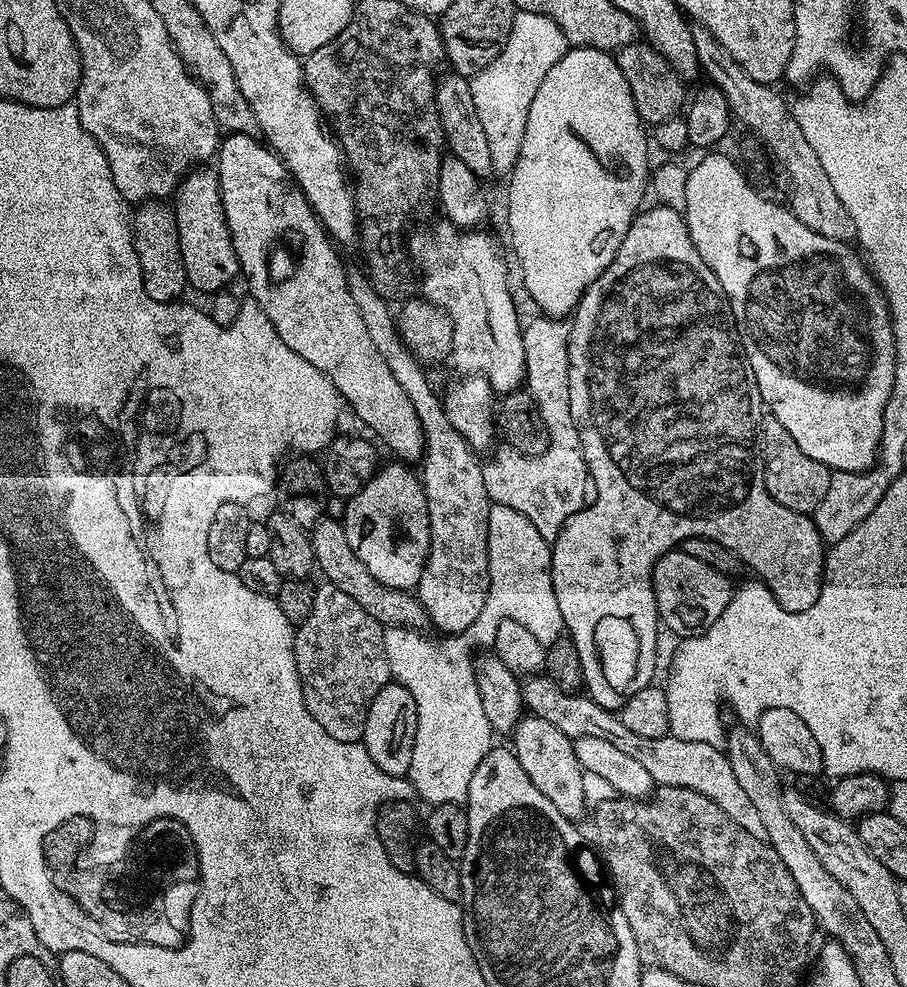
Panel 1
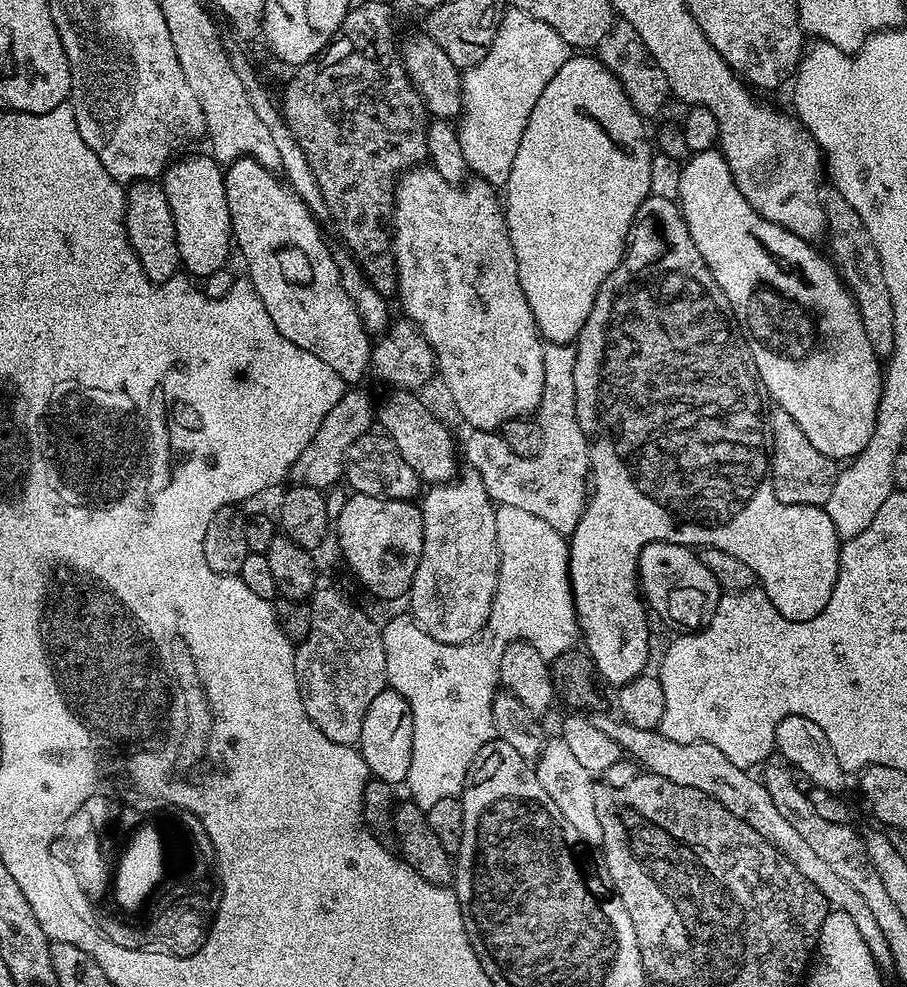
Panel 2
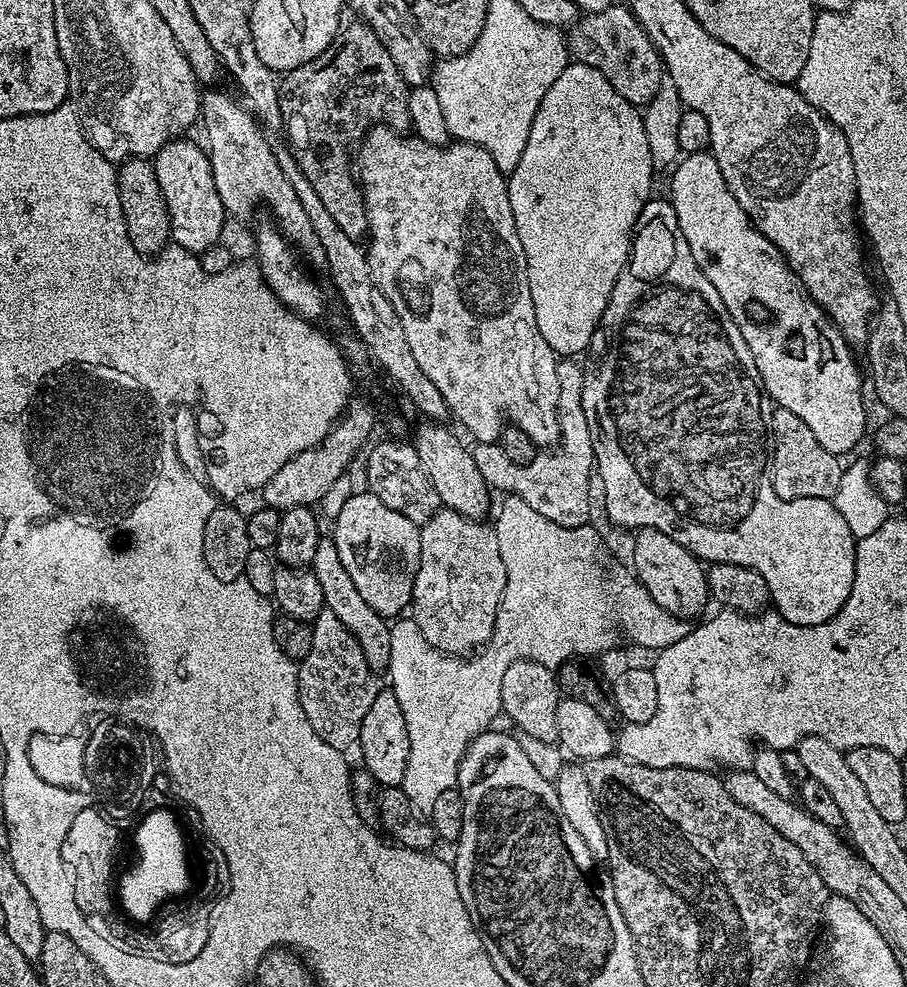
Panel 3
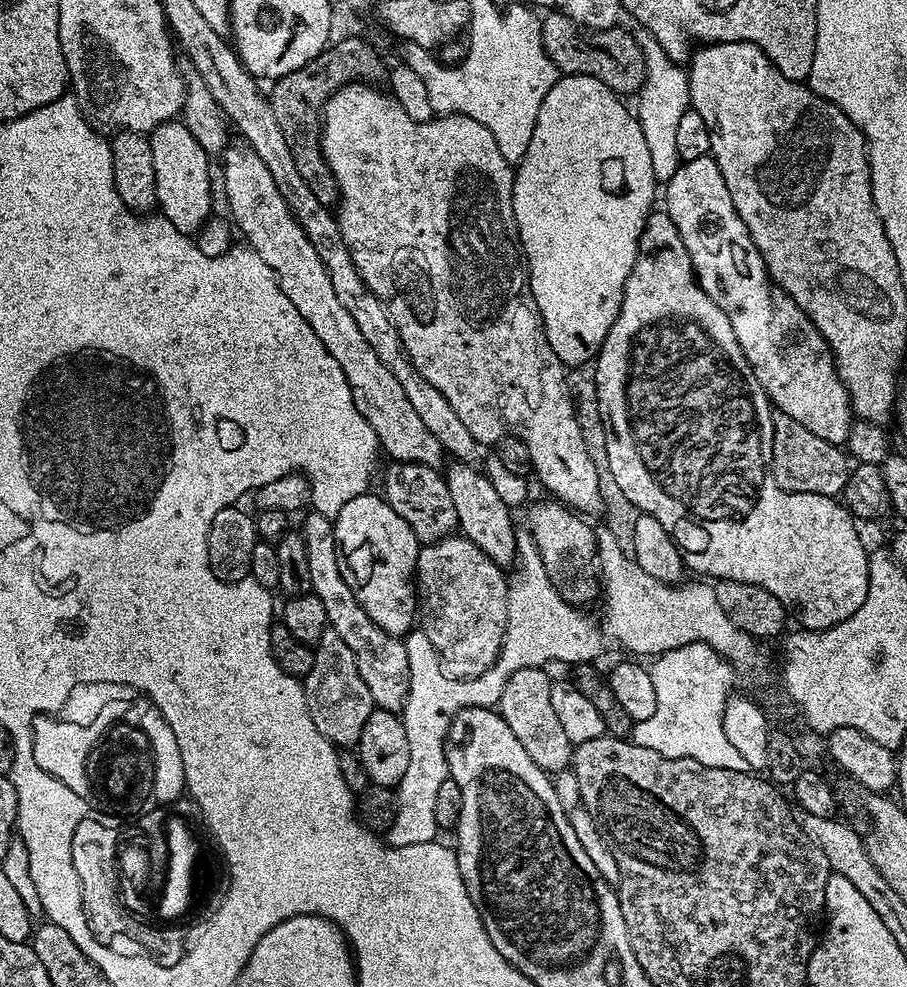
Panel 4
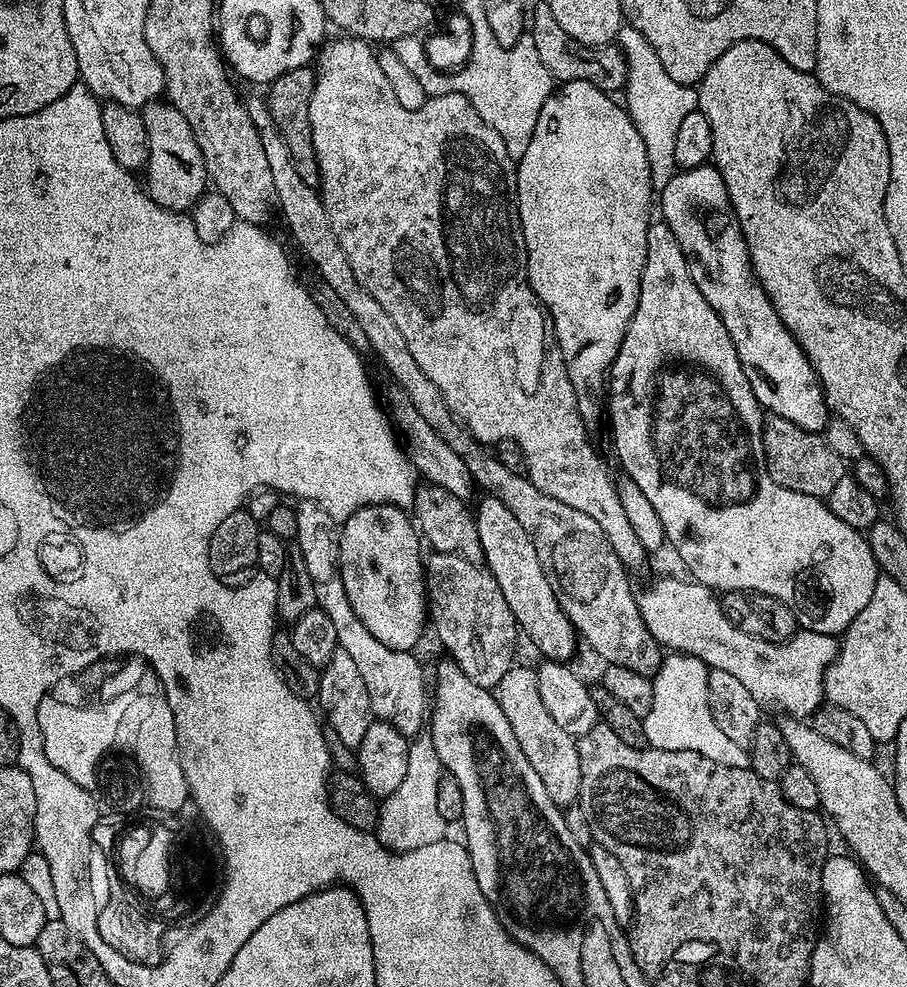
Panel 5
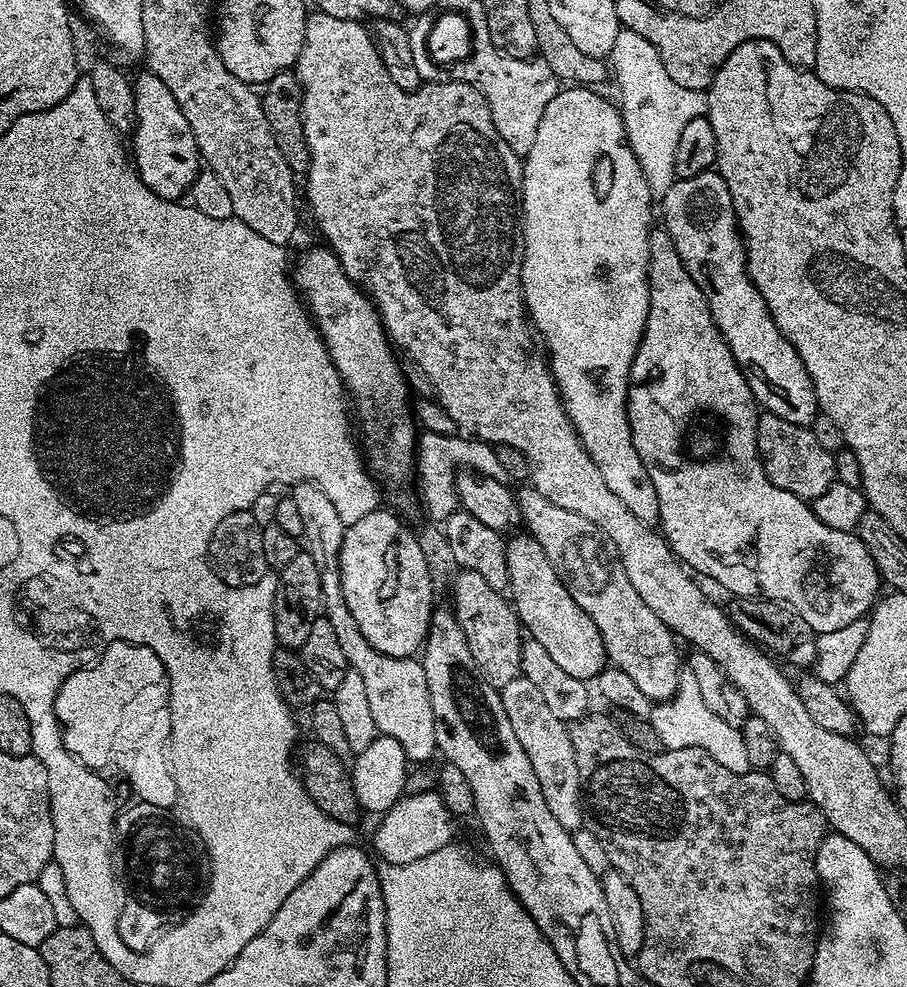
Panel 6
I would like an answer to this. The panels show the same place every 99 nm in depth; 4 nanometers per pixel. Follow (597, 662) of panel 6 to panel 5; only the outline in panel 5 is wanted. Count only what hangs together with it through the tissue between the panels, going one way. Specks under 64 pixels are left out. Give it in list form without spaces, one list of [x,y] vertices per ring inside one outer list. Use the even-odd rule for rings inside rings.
[[[485,495],[483,499],[474,508],[478,542],[482,542],[484,564],[498,582],[498,590],[502,590],[502,598],[506,598],[510,614],[514,614],[517,629],[528,635],[529,642],[541,652],[539,655],[543,659],[571,661],[578,645],[578,633],[560,608],[558,598],[542,570],[542,562],[538,562],[538,550],[534,550],[530,534],[522,530],[518,518],[514,518],[514,514],[510,514],[498,498]]]

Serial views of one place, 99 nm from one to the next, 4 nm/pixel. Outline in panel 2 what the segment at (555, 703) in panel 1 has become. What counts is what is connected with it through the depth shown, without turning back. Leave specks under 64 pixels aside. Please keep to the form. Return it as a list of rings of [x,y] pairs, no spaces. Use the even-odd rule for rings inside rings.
[[[597,715],[595,722],[598,730],[610,734],[610,738],[614,738],[614,742],[618,742],[621,749],[641,769],[647,770],[654,776],[670,778],[670,782],[678,782],[678,786],[690,786],[694,790],[702,790],[702,794],[722,802],[722,806],[726,806],[726,810],[730,810],[734,818],[742,818],[746,826],[758,830],[758,834],[762,834],[762,838],[766,838],[770,846],[774,846],[786,859],[794,862],[794,866],[798,866],[798,874],[802,874],[802,878],[806,878],[816,887],[818,894],[822,894],[827,904],[833,909],[850,914],[854,926],[858,926],[862,938],[866,938],[877,964],[884,966],[891,961],[890,946],[882,930],[878,930],[878,922],[874,922],[874,914],[870,914],[870,906],[862,902],[862,894],[858,894],[858,890],[854,890],[842,878],[838,878],[838,873],[829,864],[822,862],[822,858],[818,858],[815,850],[810,850],[810,846],[806,846],[806,841],[798,834],[798,830],[794,830],[794,826],[790,826],[790,822],[786,822],[786,818],[778,814],[774,802],[770,802],[770,794],[766,794],[764,783],[757,777],[755,780],[748,773],[751,771],[747,767],[730,762],[730,758],[726,758],[726,754],[722,754],[722,750],[718,750],[718,746],[713,744],[706,742],[679,744],[670,737],[662,735],[659,730],[655,732],[638,730],[619,718],[611,720],[608,716]]]

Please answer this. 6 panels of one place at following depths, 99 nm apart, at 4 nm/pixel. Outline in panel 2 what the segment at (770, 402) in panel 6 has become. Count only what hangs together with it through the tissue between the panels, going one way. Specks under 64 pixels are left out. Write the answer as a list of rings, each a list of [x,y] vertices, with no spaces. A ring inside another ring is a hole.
[[[716,148],[705,152],[691,153],[683,161],[682,167],[684,169],[680,172],[680,181],[676,184],[677,194],[675,193],[678,197],[680,213],[684,216],[686,226],[690,230],[690,238],[694,238],[694,246],[698,246],[698,254],[702,254],[714,282],[718,282],[722,294],[726,294],[726,298],[730,302],[732,313],[736,316],[736,325],[740,327],[746,346],[754,358],[754,366],[760,375],[760,383],[765,393],[770,397],[771,403],[775,407],[786,410],[786,414],[790,414],[790,418],[794,418],[794,422],[798,422],[799,429],[802,430],[802,434],[806,434],[811,445],[822,450],[822,454],[826,454],[831,460],[844,462],[856,456],[866,446],[866,442],[870,442],[870,434],[874,434],[876,411],[882,391],[882,360],[876,355],[874,346],[870,346],[870,338],[866,338],[866,326],[862,326],[862,318],[856,305],[856,299],[852,297],[848,287],[841,280],[835,263],[823,251],[820,253],[816,246],[813,246],[809,241],[798,238],[790,230],[762,218],[762,214],[758,214],[758,210],[754,210],[754,206],[750,206],[750,202],[746,202],[746,198],[742,198],[742,190],[738,190],[738,186],[734,186],[730,166],[726,166],[726,158]]]

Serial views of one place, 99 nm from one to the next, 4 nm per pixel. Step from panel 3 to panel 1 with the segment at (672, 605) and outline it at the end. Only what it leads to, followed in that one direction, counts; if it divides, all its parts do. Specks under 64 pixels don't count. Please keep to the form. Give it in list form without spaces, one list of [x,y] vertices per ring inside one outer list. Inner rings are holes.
[[[673,550],[658,558],[658,562],[652,571],[652,598],[654,601],[654,612],[657,617],[664,619],[664,624],[672,632],[677,632],[677,637],[695,636],[709,628],[726,610],[734,591],[734,584],[727,576],[715,572],[706,562],[698,562],[698,558],[690,558],[690,554],[679,550]]]

